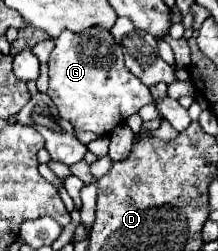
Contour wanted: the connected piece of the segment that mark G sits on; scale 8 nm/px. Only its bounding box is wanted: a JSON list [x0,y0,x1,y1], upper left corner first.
[47,27,153,135]

